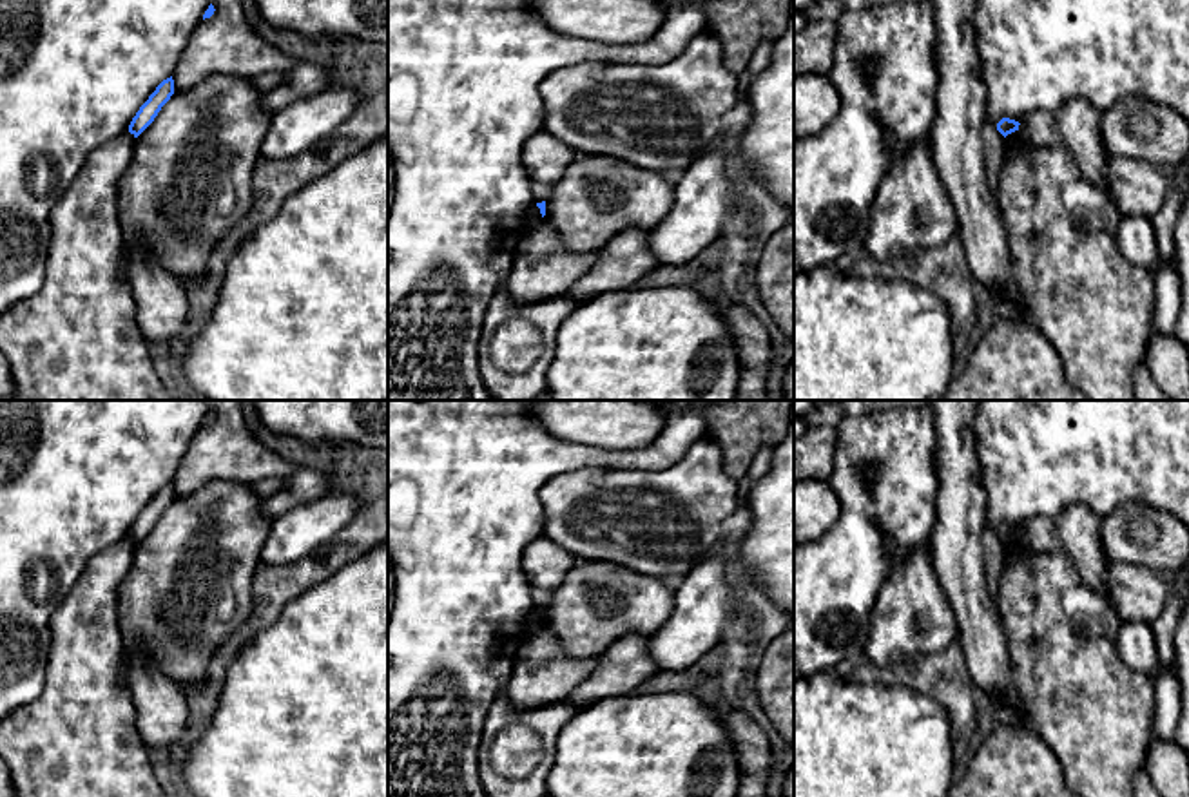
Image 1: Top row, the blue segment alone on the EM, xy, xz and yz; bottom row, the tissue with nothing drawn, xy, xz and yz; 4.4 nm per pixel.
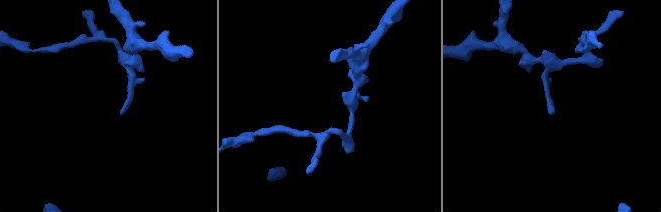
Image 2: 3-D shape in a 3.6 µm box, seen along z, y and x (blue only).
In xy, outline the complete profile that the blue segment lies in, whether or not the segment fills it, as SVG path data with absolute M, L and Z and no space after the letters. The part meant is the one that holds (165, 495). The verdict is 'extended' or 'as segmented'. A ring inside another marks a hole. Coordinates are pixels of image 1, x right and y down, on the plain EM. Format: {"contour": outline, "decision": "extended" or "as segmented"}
{"contour": "M172 482L163 485L156 496L149 502L149 505L140 513L136 522L129 531L129 538L138 543L158 522L161 513L170 505L174 500L174 485Z", "decision": "as segmented"}

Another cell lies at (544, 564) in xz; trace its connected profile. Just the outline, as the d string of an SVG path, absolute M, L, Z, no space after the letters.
M540 536L522 554L522 571L531 587L553 591L580 560Z

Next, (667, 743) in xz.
M689 690L607 697L578 710L556 739L546 797L738 797L738 750L716 705Z

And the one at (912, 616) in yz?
M917 547L895 562L881 585L865 659L892 668L912 658L935 656L955 639L955 614L937 580L932 547Z

